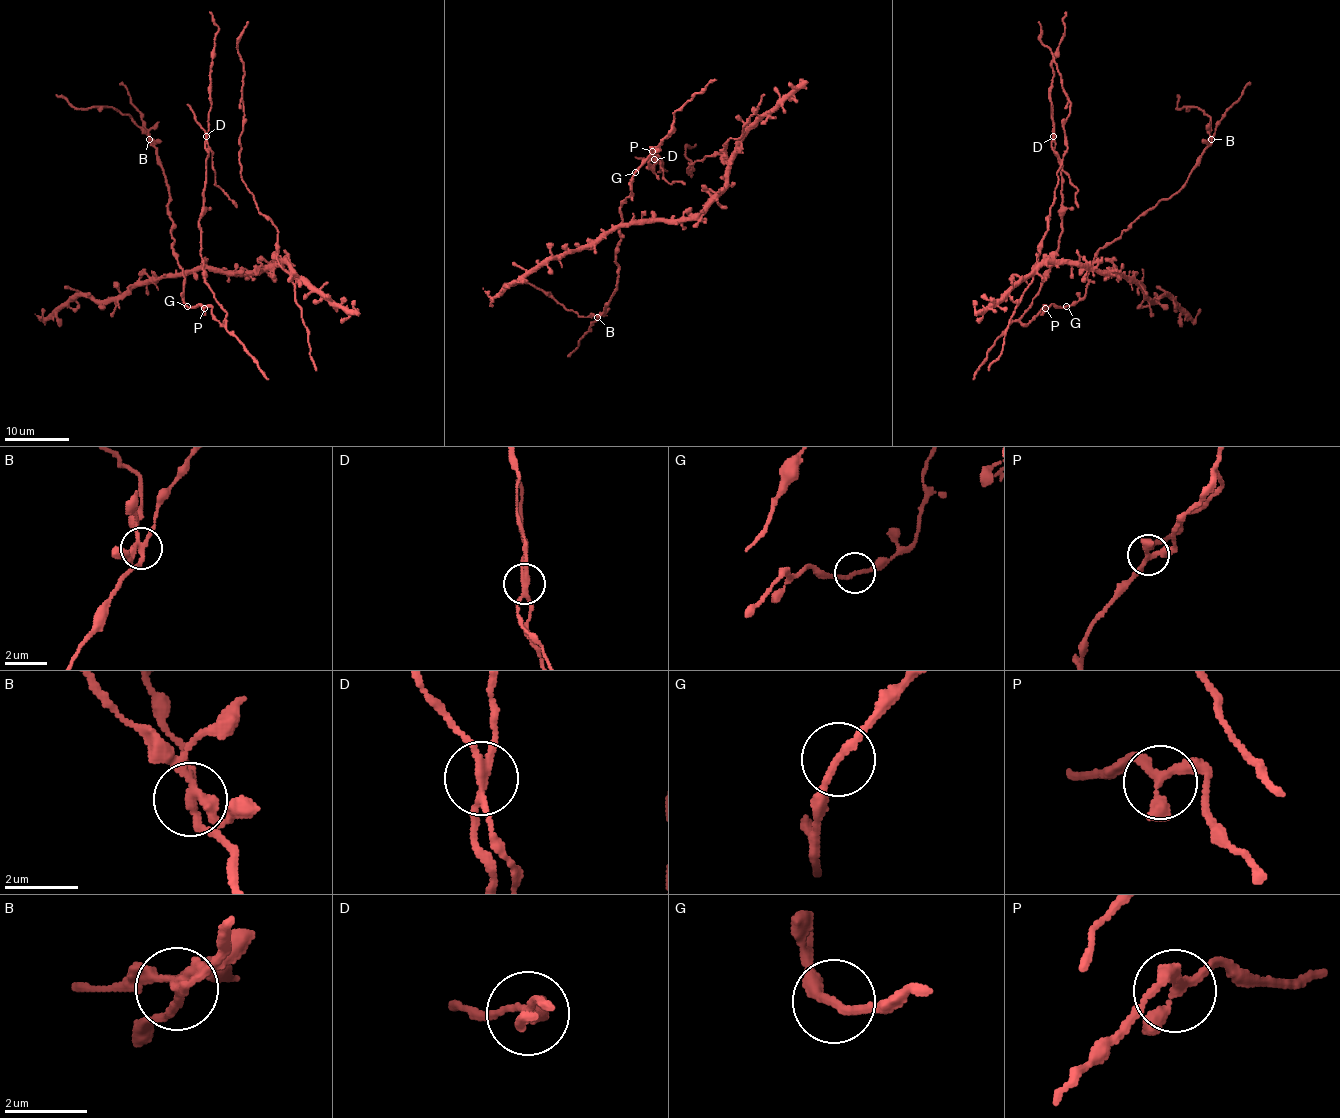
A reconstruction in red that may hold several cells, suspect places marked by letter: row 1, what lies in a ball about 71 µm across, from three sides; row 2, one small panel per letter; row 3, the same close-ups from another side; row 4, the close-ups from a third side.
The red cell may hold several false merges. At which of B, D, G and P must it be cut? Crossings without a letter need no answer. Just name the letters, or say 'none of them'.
B, D

